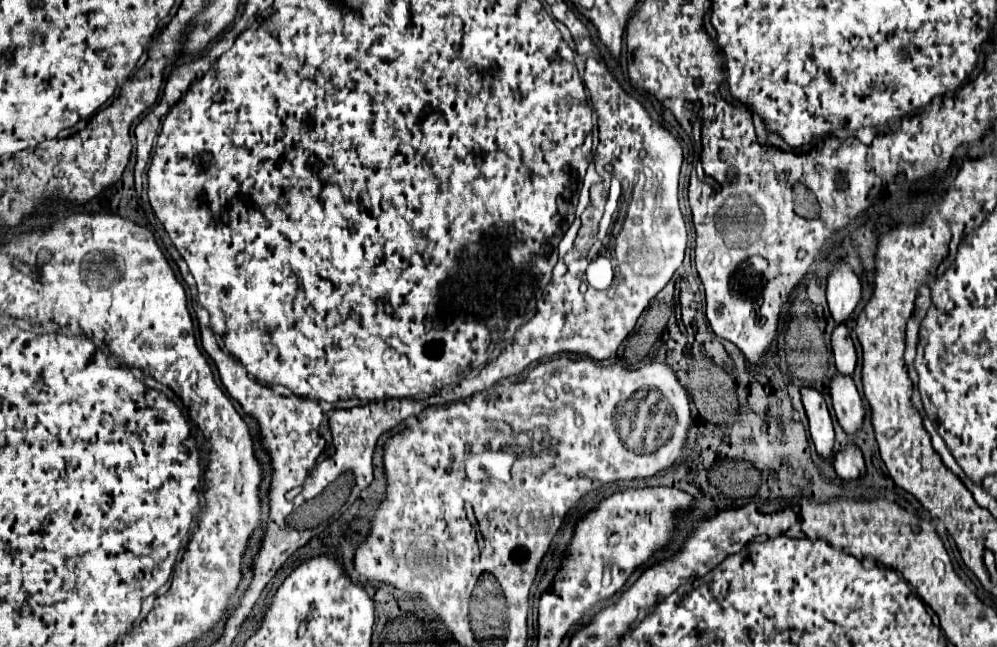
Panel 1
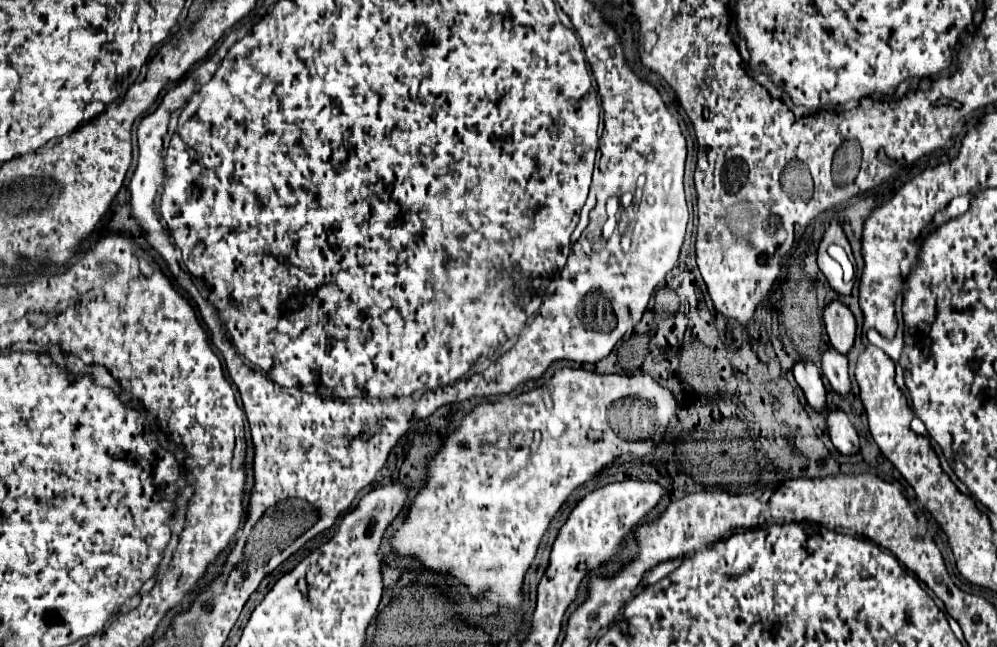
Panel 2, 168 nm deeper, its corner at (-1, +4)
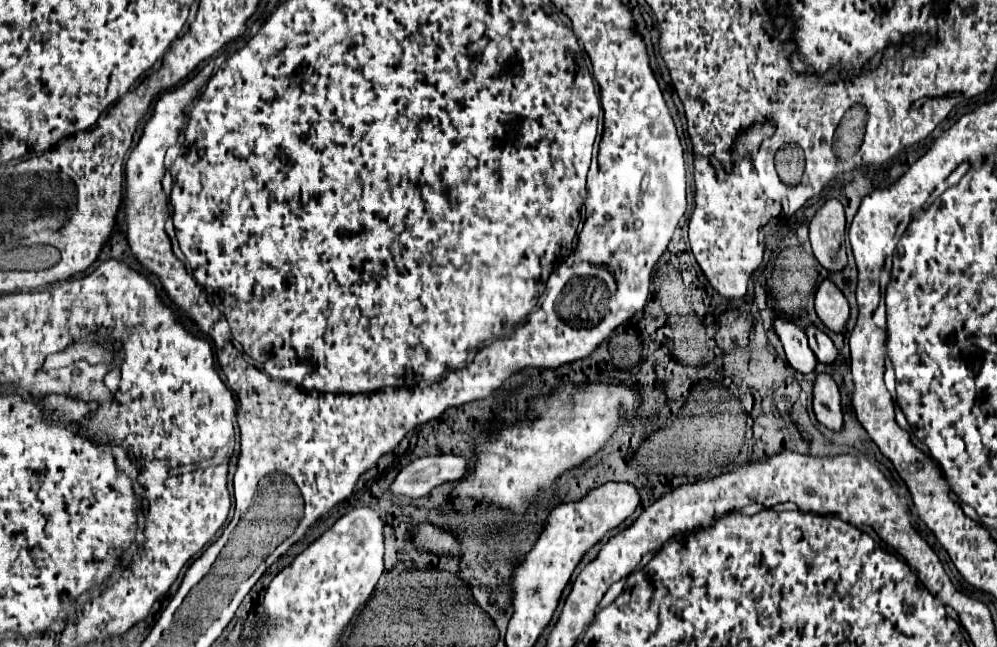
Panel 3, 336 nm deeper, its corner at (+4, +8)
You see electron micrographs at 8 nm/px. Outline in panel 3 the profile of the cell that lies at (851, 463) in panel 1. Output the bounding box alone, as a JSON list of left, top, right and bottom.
[813,374,843,432]

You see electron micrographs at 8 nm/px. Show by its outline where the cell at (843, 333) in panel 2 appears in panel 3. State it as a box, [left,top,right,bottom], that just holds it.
[815,280,849,332]

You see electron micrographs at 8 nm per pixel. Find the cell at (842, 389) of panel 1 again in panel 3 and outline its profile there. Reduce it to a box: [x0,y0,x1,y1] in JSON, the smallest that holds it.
[807,326,839,364]

